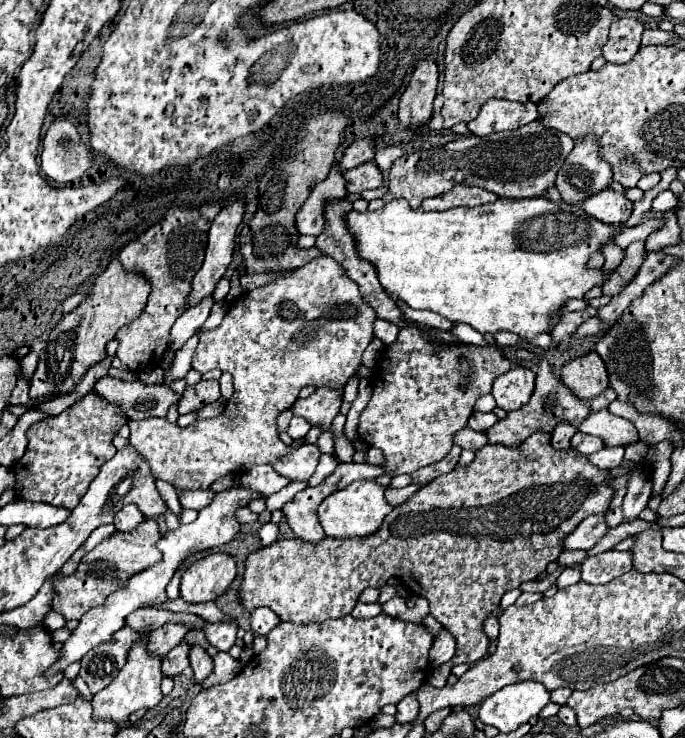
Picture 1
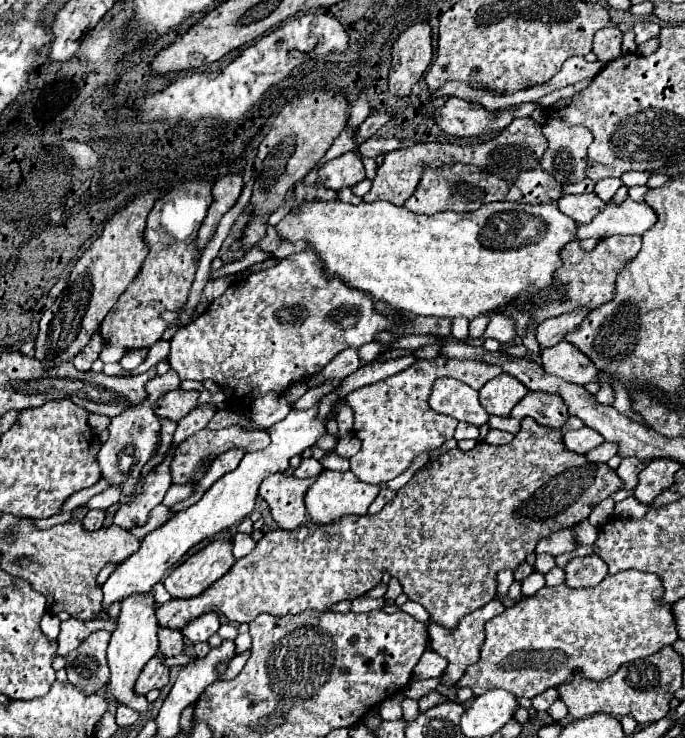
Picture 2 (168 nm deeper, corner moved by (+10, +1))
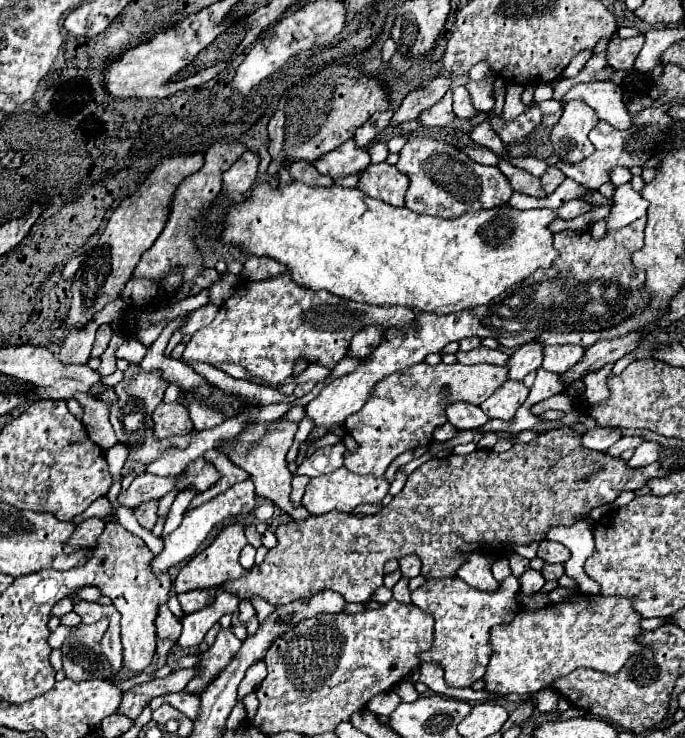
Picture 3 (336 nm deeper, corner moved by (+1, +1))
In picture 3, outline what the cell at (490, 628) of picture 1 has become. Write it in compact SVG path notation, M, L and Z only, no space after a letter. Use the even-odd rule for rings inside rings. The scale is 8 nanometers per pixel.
M459 577L443 581L427 581L417 591L411 593L411 601L425 609L435 619L435 641L433 647L421 653L421 661L435 661L445 669L445 683L449 687L471 687L477 679L485 675L491 647L489 647L489 629L499 623L509 623L511 617L521 609L517 601L519 581L509 577L500 582L497 593L483 593L463 583ZM443 587L445 587L445 611L443 611ZM459 647L459 651L457 651Z

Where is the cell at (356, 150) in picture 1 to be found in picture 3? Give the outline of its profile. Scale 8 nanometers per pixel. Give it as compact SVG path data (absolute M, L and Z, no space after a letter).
M435 77L433 81L429 81L425 87L411 91L403 103L395 109L391 121L393 125L401 125L405 121L417 119L419 113L427 111L431 105L435 105L447 91L451 89L451 79L447 77Z

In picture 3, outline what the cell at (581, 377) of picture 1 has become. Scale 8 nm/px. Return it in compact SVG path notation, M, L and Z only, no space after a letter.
M547 345L543 349L545 357L543 357L543 369L545 371L553 371L557 375L565 373L567 369L571 369L573 365L579 363L579 359L583 359L583 347L579 345Z

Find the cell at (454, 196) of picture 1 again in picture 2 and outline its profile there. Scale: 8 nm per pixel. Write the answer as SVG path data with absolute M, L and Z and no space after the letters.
M450 163L440 167L424 165L424 173L420 177L420 183L412 197L406 199L404 207L412 213L424 213L434 215L440 211L476 211L480 205L490 201L502 201L510 189L510 183L498 175L484 173L476 165L464 165L464 163Z

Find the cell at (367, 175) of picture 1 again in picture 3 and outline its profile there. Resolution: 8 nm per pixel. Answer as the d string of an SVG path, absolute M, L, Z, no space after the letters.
M353 139L345 141L325 157L319 157L315 161L315 169L321 175L329 175L331 179L347 177L347 175L359 175L367 165L371 163L367 149L359 149Z

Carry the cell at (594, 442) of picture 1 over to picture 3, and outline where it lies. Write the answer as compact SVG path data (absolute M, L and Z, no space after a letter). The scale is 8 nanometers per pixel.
M597 427L591 431L583 433L583 445L593 451L607 451L613 443L621 439L621 433L617 429L607 429L607 427Z

